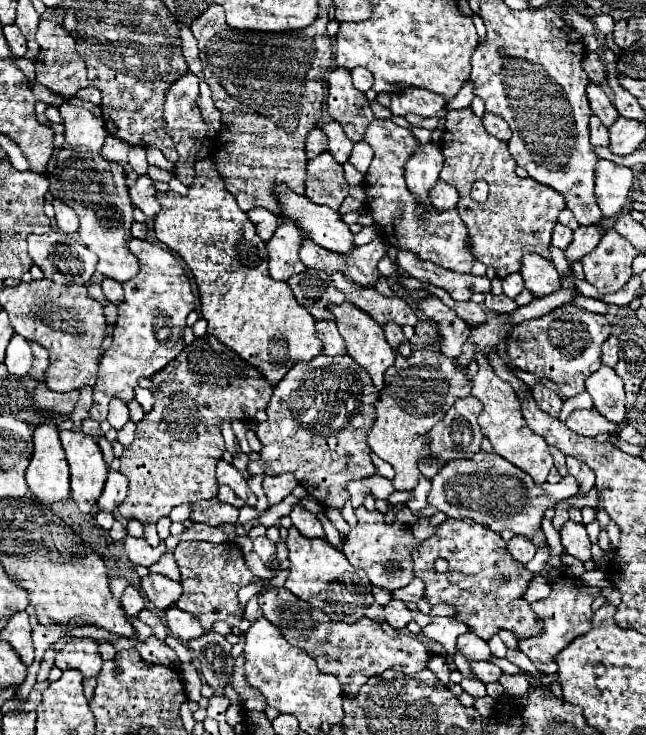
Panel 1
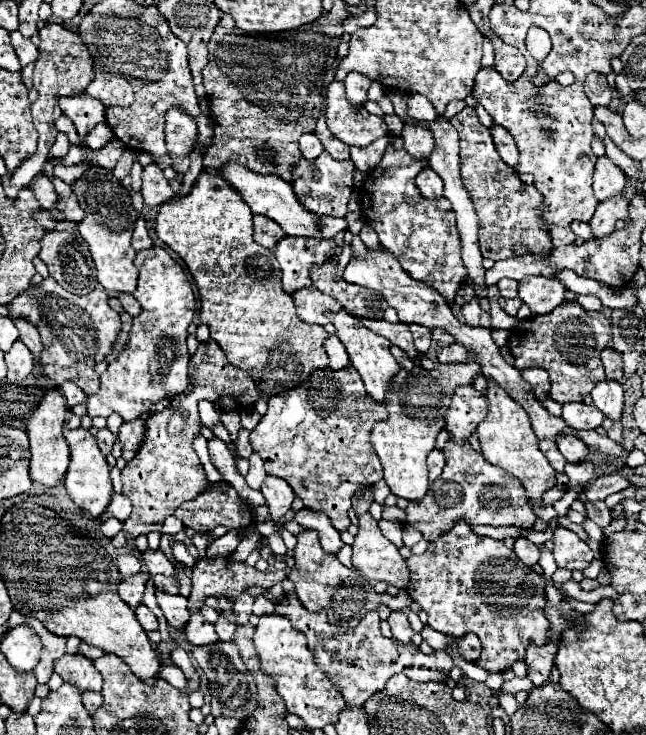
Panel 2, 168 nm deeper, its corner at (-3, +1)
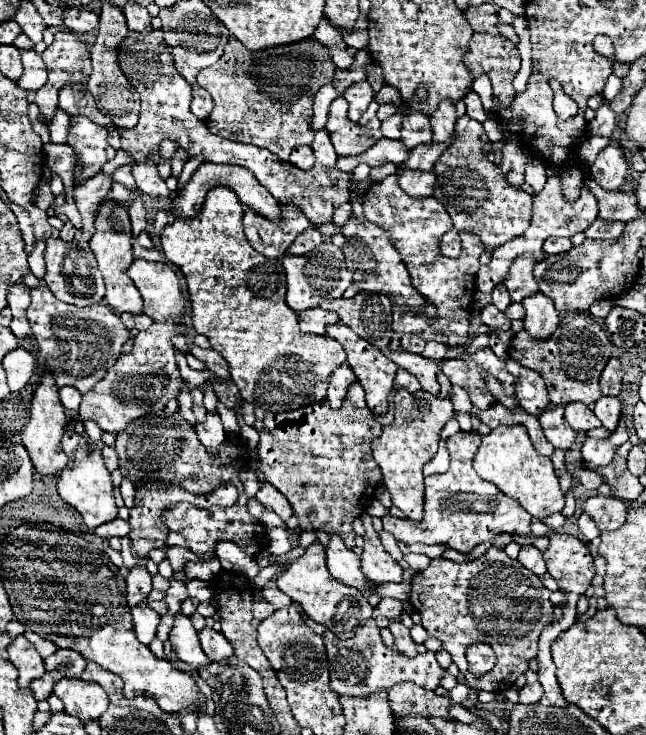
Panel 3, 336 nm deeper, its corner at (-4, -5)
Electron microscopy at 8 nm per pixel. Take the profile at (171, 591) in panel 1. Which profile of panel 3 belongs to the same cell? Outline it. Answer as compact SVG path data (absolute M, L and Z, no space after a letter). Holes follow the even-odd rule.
M182 613L176 615L176 619L174 619L174 627L170 631L170 643L172 643L172 649L176 653L174 659L188 663L196 671L210 665L210 659L206 659L206 655L200 647L198 633L194 631L190 619Z

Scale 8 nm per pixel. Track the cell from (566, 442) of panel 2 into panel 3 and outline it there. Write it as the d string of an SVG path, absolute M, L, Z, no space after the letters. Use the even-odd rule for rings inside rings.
M550 403L550 407L546 407L546 411L542 411L542 417L538 417L538 419L540 419L540 425L544 429L544 435L548 437L548 441L554 447L560 447L566 451L574 445L576 431L566 423L564 407Z

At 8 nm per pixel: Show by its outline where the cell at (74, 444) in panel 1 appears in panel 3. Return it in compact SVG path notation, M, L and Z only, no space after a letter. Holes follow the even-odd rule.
M66 431L62 435L62 449L68 455L68 463L62 473L58 473L58 493L60 497L72 505L88 525L88 529L96 529L102 523L110 523L116 519L116 503L114 503L114 487L108 469L104 467L102 453L98 449L88 449L88 443L82 435L74 431Z

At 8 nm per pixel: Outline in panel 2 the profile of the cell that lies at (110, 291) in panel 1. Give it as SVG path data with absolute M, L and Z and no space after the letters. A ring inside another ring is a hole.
M119 293L117 295L117 299L121 301L121 305L123 305L123 309L131 315L131 317L135 317L135 315L139 315L139 311L141 311L141 305L139 305L139 301L131 295L131 293Z

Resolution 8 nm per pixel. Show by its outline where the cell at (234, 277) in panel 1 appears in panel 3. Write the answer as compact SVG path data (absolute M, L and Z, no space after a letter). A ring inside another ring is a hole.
M214 187L208 191L202 211L194 219L176 219L160 233L160 245L170 263L174 263L186 277L192 301L192 327L196 333L208 337L214 351L218 351L230 367L230 377L240 389L240 397L266 413L294 411L310 403L326 399L328 377L346 363L346 351L332 337L306 335L298 327L296 313L286 305L286 275L280 259L266 259L252 249L242 227L242 205L234 191Z

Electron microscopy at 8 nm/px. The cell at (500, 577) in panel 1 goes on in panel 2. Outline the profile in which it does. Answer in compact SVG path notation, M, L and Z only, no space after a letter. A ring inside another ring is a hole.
M455 521L455 525L447 533L429 543L423 555L411 555L407 559L407 565L411 571L407 593L429 615L429 627L453 637L459 637L463 633L479 635L483 643L483 653L477 659L477 665L481 665L483 669L491 673L505 671L517 659L525 657L525 649L531 643L543 645L543 641L547 641L549 621L543 615L543 607L547 603L545 581L531 567L521 565L521 561L517 561L517 555L507 549L503 541L479 537L477 533L473 533L471 525L467 525L465 521Z

